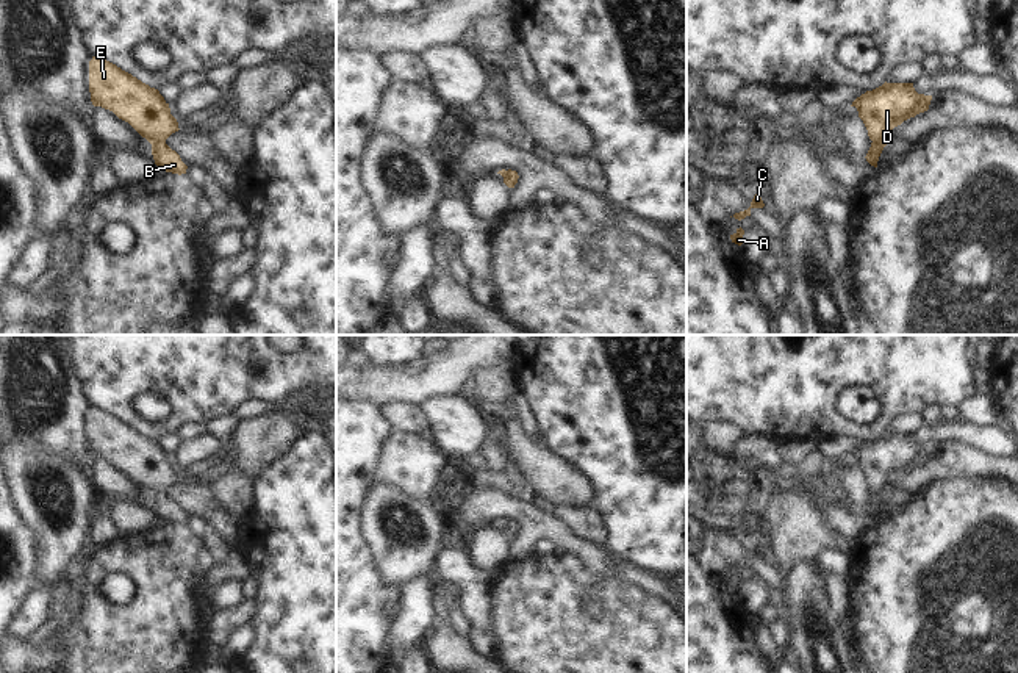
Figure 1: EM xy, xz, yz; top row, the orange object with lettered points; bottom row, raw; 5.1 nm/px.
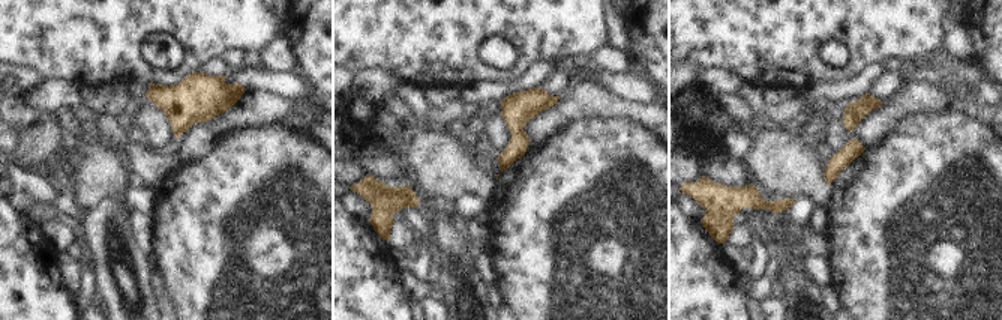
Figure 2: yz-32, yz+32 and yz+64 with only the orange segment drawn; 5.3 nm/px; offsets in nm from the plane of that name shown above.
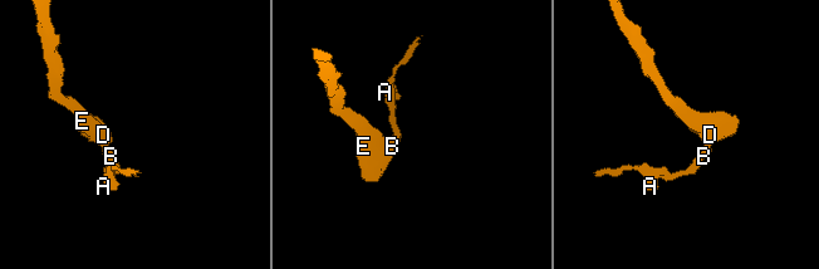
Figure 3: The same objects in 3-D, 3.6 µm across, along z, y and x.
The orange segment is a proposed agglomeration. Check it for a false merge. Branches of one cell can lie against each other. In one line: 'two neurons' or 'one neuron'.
one neuron

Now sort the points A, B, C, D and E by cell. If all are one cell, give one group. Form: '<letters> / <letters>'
A B C D E

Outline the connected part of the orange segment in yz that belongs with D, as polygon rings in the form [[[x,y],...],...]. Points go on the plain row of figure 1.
[[[884,434],[857,448],[855,457],[873,491],[866,512],[877,518],[879,507],[888,493],[890,482],[904,471],[929,460],[932,446],[918,444],[913,434]]]

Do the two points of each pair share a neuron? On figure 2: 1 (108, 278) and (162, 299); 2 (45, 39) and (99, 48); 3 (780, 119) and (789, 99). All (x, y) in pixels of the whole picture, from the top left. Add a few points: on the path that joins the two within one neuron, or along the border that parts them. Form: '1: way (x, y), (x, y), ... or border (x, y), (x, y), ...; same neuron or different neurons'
1: border (147, 262), (152, 271), (152, 296), (156, 304); different neurons
2: way (59, 39), (86, 39); same neuron
3: way (780, 114), (780, 108), (785, 104); same neuron

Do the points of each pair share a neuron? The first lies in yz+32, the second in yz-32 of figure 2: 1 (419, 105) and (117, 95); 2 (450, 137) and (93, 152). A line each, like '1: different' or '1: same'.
1: different
2: same

